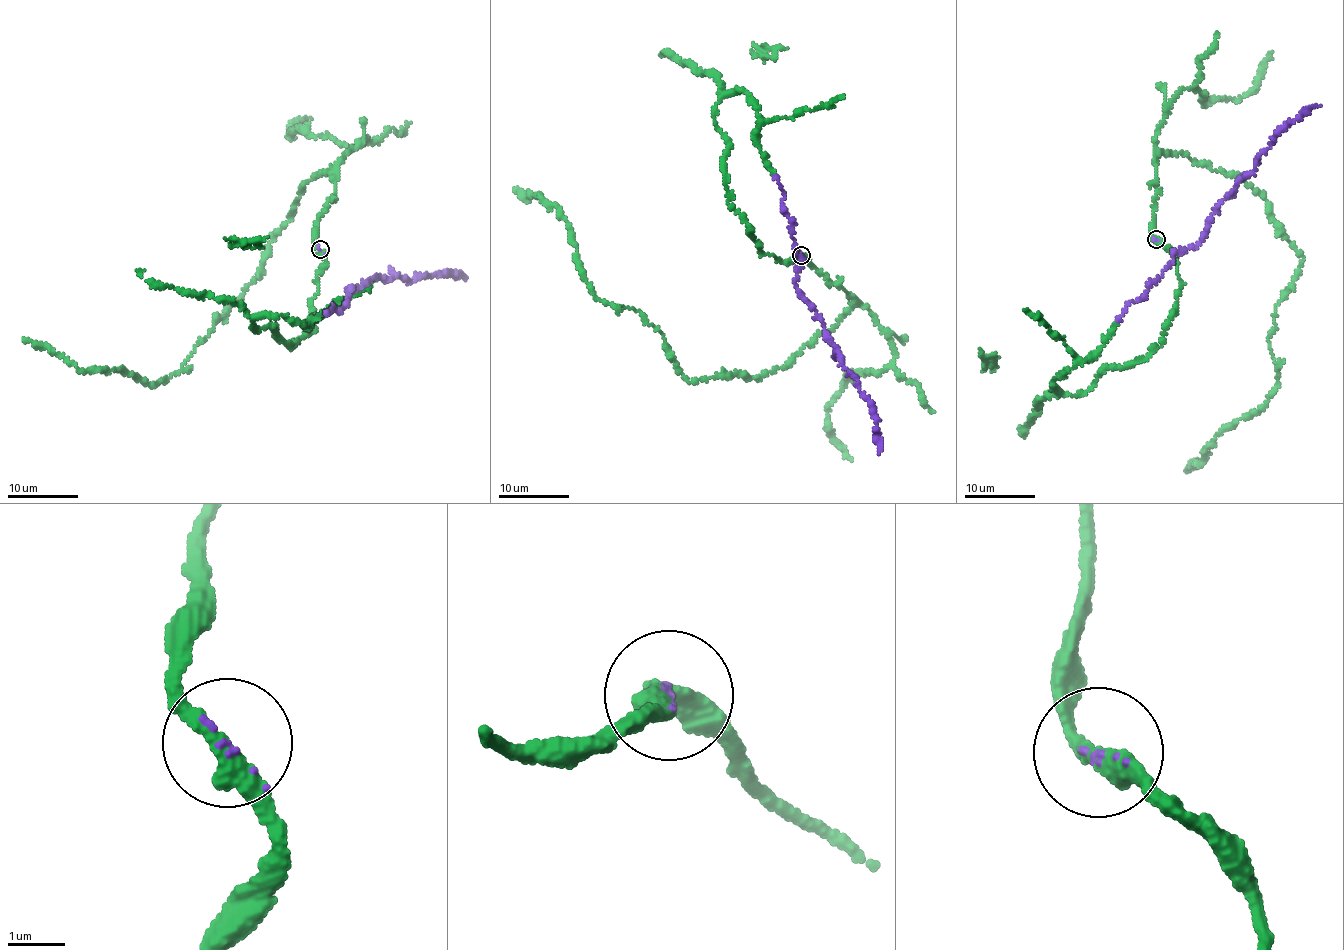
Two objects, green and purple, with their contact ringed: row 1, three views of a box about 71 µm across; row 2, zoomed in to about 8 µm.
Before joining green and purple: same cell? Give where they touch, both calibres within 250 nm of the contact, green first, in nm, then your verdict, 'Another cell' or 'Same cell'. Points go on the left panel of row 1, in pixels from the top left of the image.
Place: (320, 249). Thickness 320 nm (green) against 80 nm. Same cell

